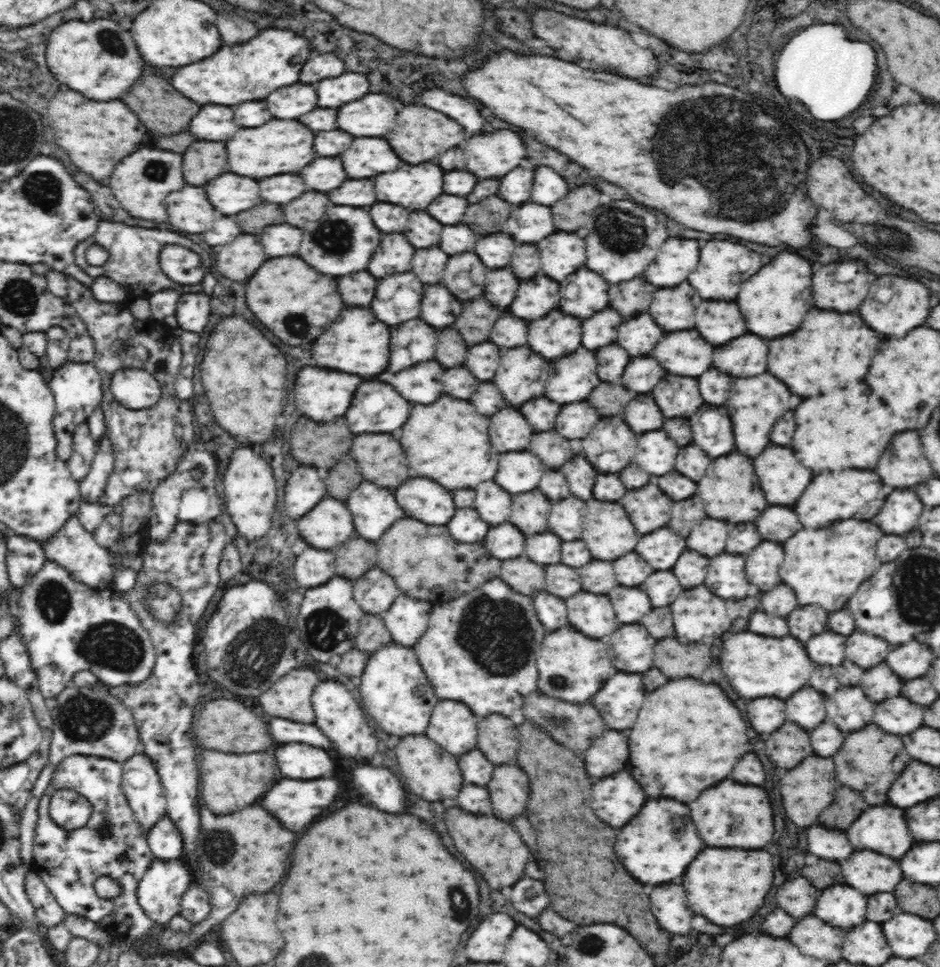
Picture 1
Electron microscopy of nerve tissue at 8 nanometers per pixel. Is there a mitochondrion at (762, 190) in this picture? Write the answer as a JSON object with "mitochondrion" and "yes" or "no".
{"mitochondrion":"yes"}

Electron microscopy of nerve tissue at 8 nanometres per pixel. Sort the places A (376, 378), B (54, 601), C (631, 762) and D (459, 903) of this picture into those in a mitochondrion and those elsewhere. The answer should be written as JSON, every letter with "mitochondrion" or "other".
{"A":"other","B":"mitochondrion","C":"other","D":"mitochondrion"}

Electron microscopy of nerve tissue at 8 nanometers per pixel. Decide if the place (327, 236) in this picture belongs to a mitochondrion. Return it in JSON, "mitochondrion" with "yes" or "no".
{"mitochondrion":"yes"}

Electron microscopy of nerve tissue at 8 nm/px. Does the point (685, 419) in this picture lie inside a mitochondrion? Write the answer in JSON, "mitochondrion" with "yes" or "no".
{"mitochondrion":"no"}

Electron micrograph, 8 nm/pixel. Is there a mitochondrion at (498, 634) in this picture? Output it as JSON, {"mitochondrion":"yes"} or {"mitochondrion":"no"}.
{"mitochondrion":"yes"}

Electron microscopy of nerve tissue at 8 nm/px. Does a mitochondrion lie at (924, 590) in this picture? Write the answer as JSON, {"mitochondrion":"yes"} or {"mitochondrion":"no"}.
{"mitochondrion":"yes"}

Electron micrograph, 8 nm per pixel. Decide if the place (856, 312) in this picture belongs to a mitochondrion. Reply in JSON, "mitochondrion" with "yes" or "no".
{"mitochondrion":"no"}

